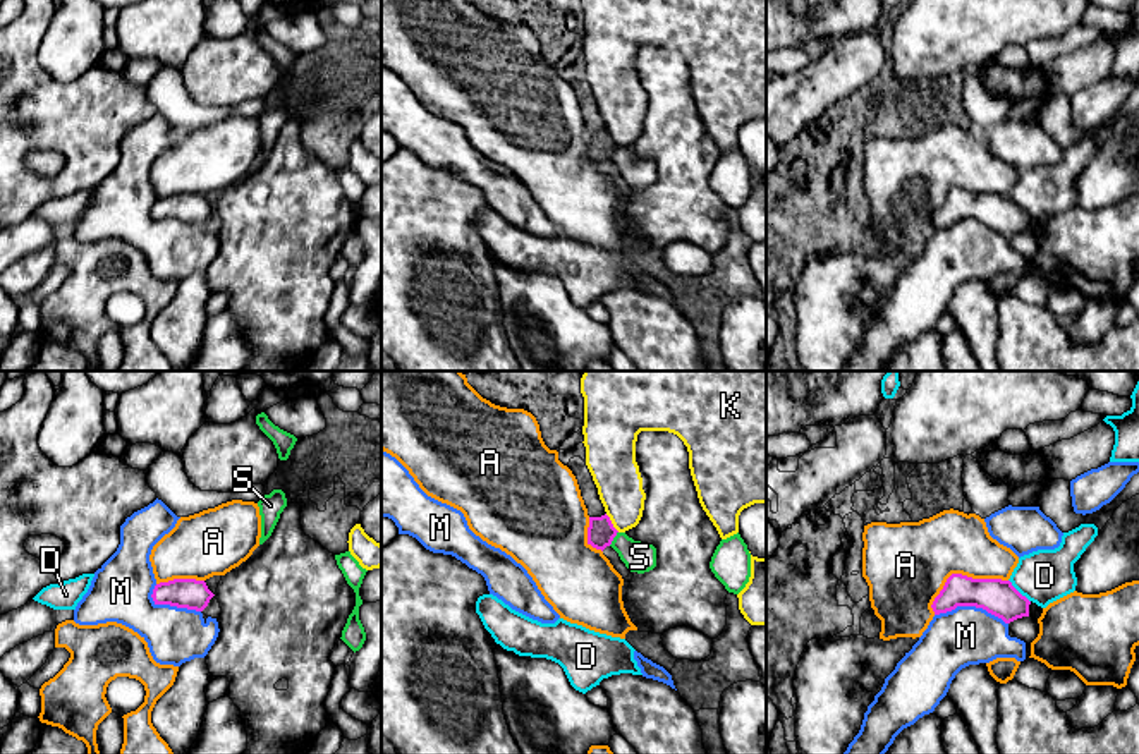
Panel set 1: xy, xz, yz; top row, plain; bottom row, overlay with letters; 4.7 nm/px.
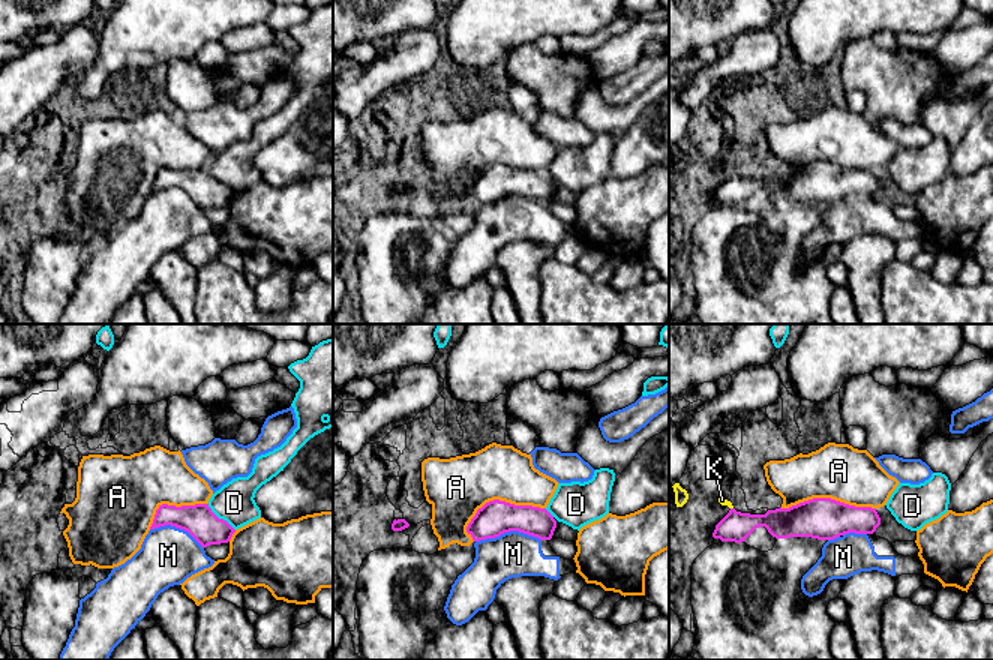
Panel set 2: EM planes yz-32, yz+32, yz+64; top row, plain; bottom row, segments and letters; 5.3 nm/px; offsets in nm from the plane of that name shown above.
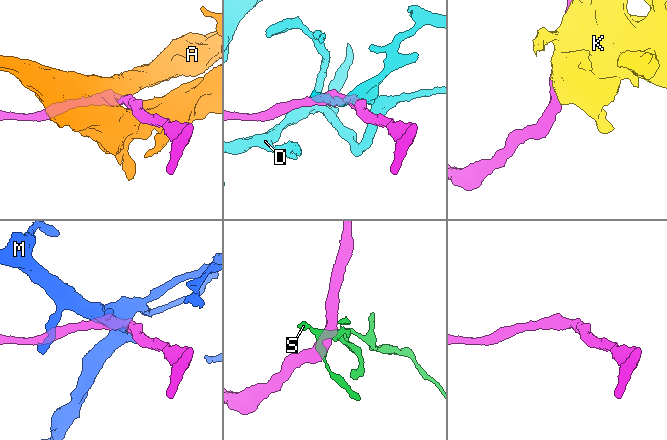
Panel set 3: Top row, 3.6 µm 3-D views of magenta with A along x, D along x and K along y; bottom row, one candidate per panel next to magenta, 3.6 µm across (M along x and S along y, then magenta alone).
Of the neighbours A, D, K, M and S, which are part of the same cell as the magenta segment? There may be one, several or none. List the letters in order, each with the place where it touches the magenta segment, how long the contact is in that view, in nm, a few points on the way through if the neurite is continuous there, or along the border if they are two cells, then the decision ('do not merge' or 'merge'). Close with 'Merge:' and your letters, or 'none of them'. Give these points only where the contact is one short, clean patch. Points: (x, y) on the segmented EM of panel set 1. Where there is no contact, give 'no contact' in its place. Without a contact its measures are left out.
A: contact yz (962, 576); length 400 nm; merge
D: contact yz (1017, 591); length 150 nm; do not merge
K: contact xz (610, 522); length 110 nm; do not merge
M: contact yz (971, 605); length 340 nm; do not merge
S: contact xz (614, 536); length 80 nm; border xz (617, 531), (609, 545); do not merge
Merge: A

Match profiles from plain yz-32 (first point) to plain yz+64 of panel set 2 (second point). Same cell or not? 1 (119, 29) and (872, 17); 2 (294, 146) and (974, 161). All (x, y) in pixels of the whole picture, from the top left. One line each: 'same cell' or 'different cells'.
1: same cell
2: same cell

